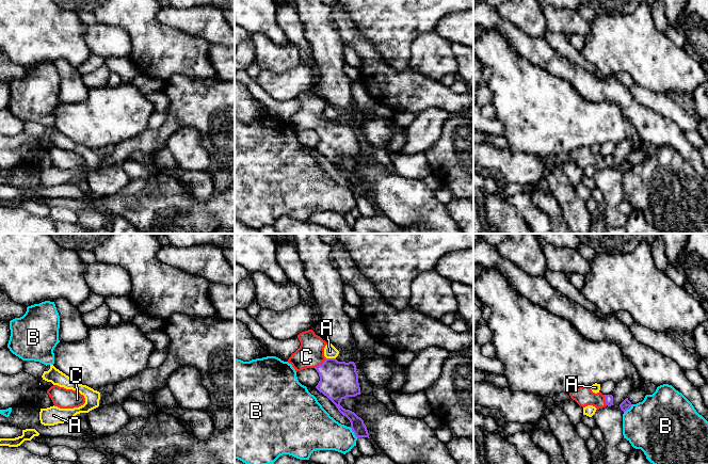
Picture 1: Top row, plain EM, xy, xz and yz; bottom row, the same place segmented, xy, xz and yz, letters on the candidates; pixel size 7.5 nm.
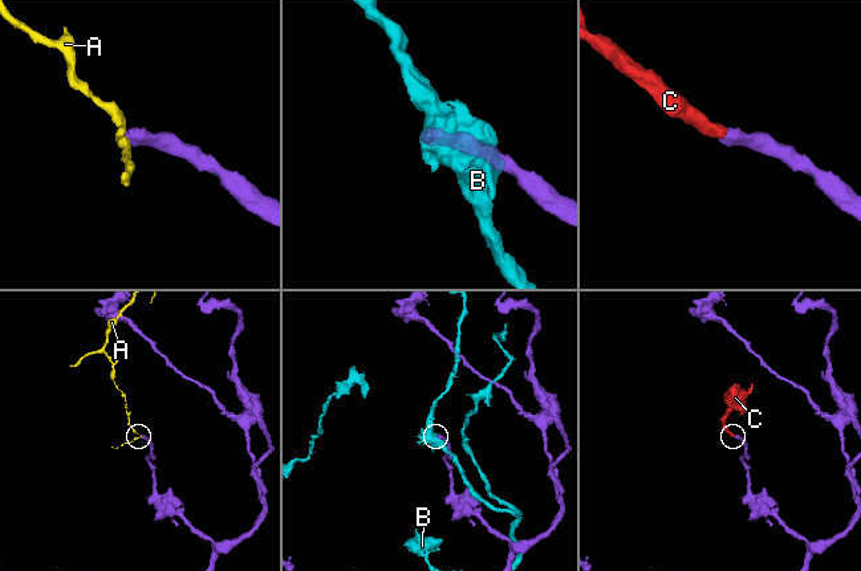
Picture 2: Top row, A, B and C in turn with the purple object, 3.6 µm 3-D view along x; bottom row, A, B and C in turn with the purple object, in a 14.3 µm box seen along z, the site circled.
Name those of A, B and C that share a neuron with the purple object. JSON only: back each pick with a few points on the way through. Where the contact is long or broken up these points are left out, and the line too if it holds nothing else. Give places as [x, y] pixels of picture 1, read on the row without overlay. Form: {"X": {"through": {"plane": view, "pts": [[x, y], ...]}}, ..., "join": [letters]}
{"C": {"through": {"plane": "xz", "pts": [[338, 141], [322, 125], [310, 115]]}}, "join": ["C"]}

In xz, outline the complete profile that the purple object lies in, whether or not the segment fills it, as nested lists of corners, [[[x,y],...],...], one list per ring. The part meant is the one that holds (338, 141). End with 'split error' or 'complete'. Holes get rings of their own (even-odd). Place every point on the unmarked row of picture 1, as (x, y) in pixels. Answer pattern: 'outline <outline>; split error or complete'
outline [[[312,91],[300,94],[297,99],[301,107],[291,115],[288,124],[292,126],[296,133],[306,129],[315,129],[320,138],[316,149],[326,157],[338,172],[350,181],[350,189],[357,199],[370,199],[364,181],[354,173],[340,166],[342,160],[361,155],[355,124],[326,119],[324,109],[327,103],[316,96]]]; split error

